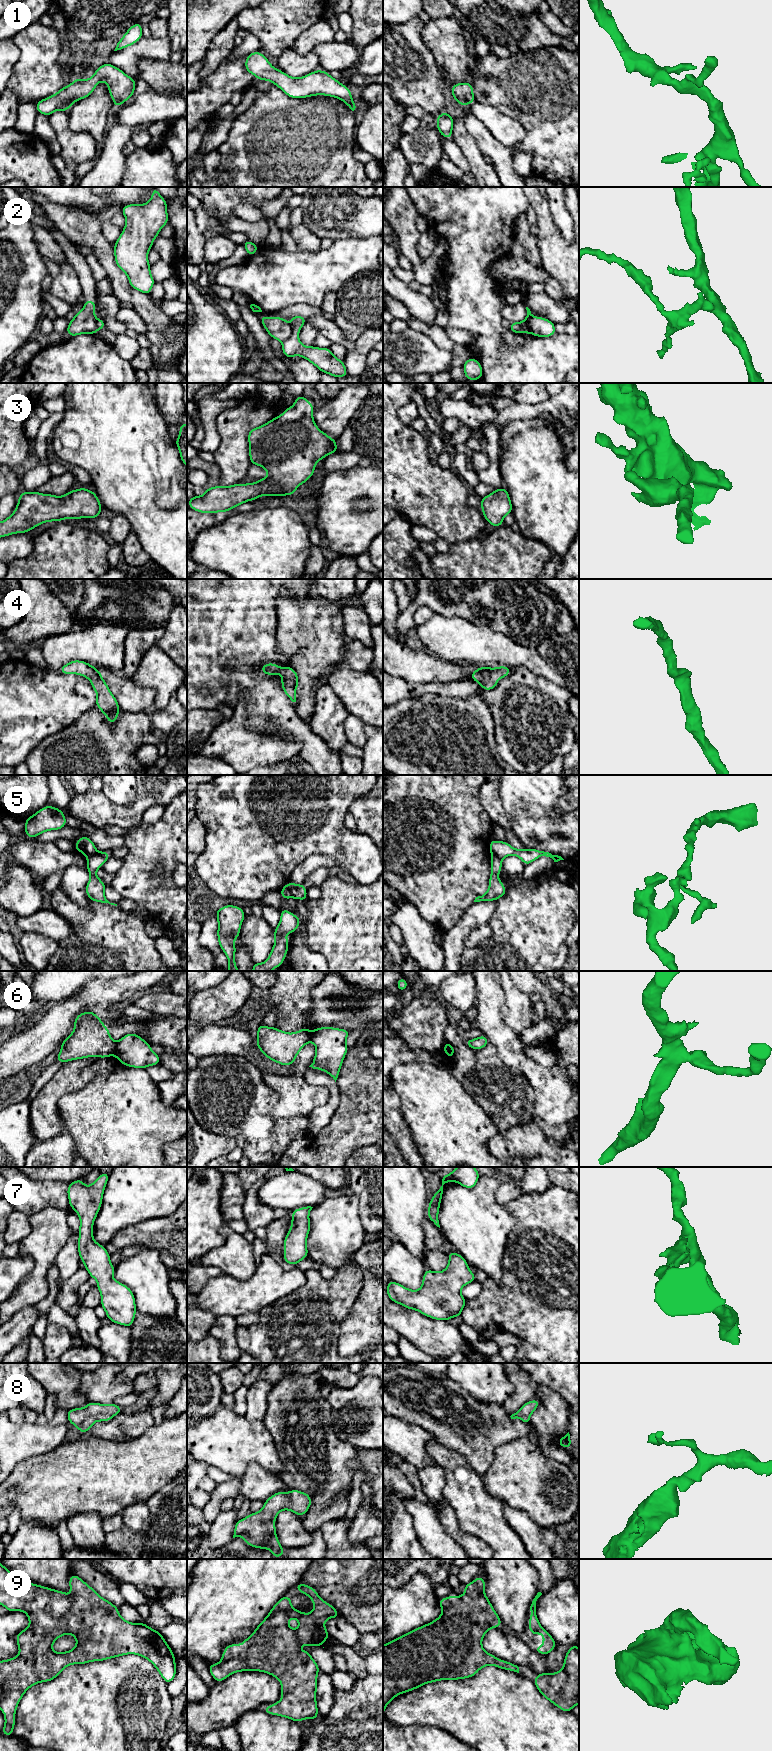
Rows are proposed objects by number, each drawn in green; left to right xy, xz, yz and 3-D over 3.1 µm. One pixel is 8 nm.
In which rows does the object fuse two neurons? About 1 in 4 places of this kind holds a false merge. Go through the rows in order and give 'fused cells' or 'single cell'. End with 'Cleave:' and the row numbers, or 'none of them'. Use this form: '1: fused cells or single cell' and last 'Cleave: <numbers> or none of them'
1: single cell
2: fused cells
3: single cell
4: single cell
5: fused cells
6: fused cells
7: single cell
8: single cell
9: single cell
Cleave: 2, 5, 6

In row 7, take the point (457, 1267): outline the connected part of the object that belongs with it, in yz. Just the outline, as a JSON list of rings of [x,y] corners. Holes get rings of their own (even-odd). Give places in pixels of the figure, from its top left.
[[[449,1252],[447,1255],[449,1263],[444,1271],[425,1270],[419,1290],[408,1289],[390,1280],[385,1289],[389,1299],[435,1320],[460,1317],[467,1302],[460,1291],[466,1284],[474,1282],[476,1276],[460,1254]]]

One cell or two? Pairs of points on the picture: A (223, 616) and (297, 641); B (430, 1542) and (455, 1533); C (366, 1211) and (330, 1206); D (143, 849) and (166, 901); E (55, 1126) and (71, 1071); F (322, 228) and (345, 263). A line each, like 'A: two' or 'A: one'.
A: two
B: two
C: two
D: one
E: one
F: two

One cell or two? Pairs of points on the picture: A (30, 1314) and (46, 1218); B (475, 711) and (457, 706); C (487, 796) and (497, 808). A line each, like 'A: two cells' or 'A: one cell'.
A: two cells
B: one cell
C: one cell

